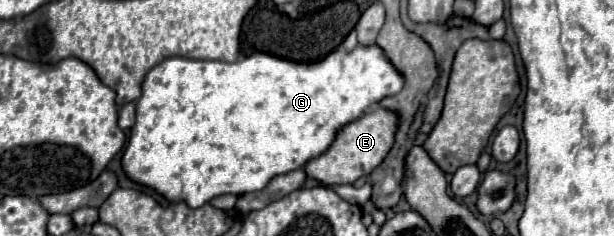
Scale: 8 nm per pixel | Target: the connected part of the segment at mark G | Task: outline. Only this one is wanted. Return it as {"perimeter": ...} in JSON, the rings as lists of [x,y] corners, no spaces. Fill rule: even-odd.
{"perimeter":[[[377,44],[367,48],[357,46],[349,54],[337,48],[315,64],[297,64],[263,52],[233,64],[173,56],[151,68],[145,76],[121,168],[133,182],[153,188],[173,204],[185,202],[189,208],[199,208],[223,194],[241,196],[257,192],[273,176],[299,170],[311,158],[323,154],[341,126],[359,118],[367,106],[397,94],[401,88],[401,74]]]}

